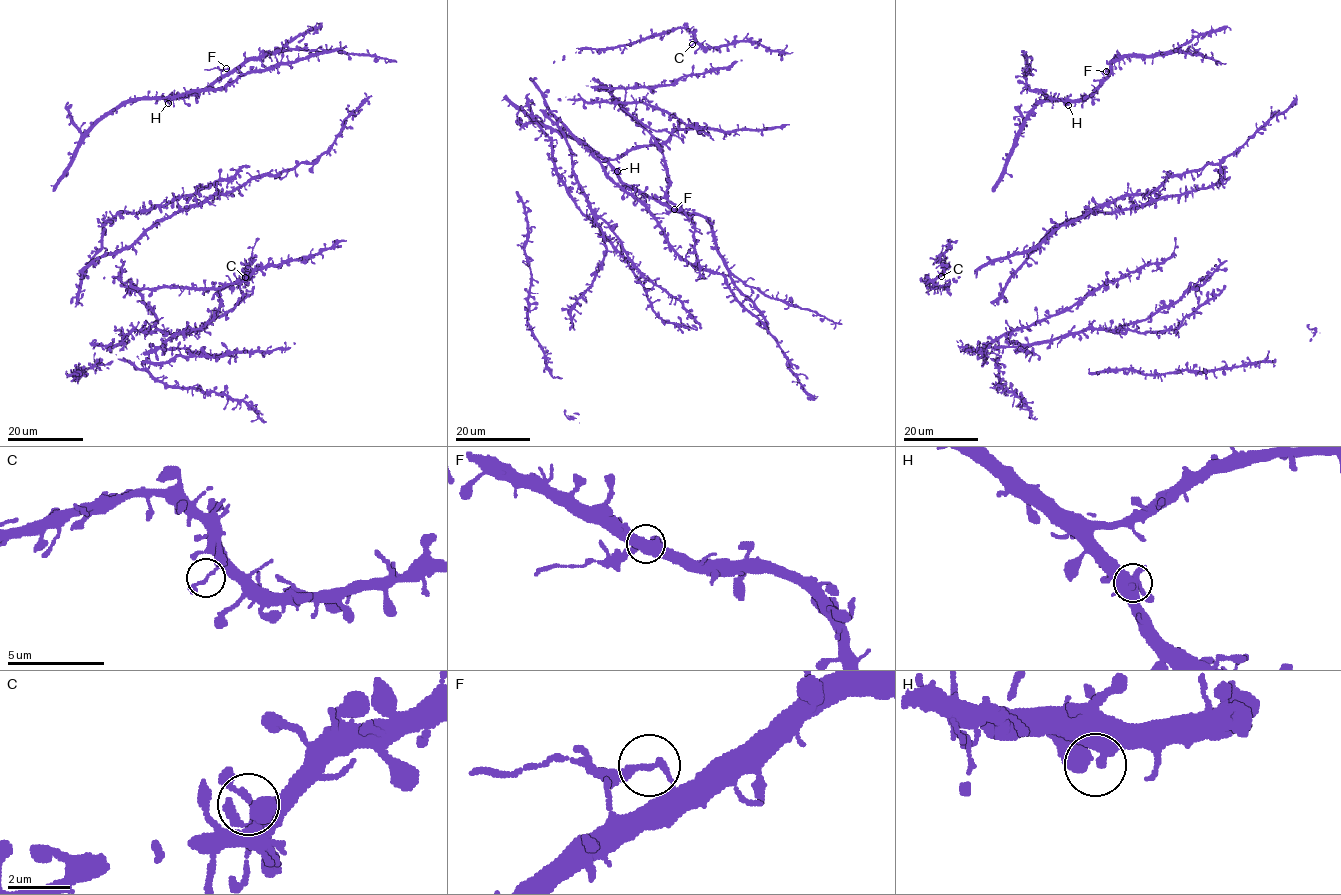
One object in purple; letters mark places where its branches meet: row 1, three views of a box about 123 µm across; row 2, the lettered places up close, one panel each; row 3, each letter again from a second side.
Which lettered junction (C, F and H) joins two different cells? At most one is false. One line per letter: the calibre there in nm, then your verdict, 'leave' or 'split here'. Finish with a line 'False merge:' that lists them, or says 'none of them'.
C: 190 nm | leave
F: 200 nm | split here
H: 320 nm | leave
False merge: F

